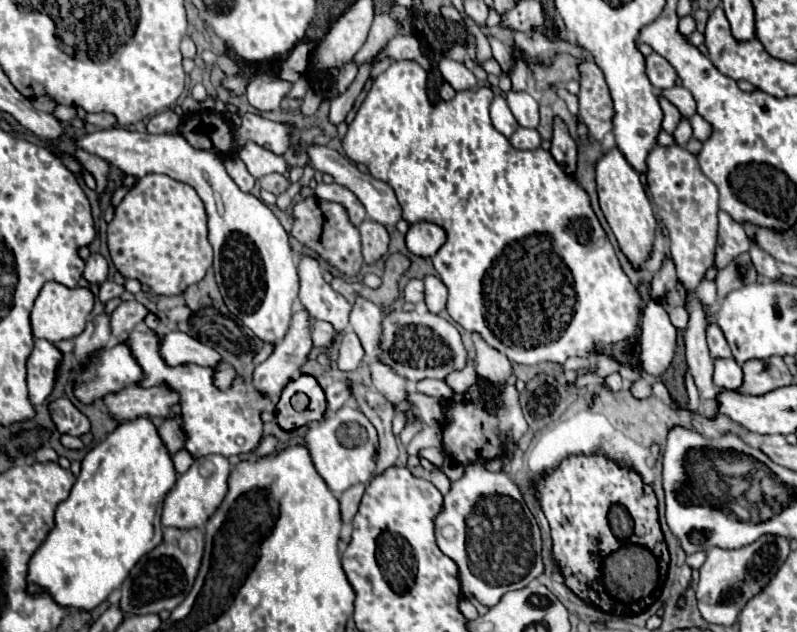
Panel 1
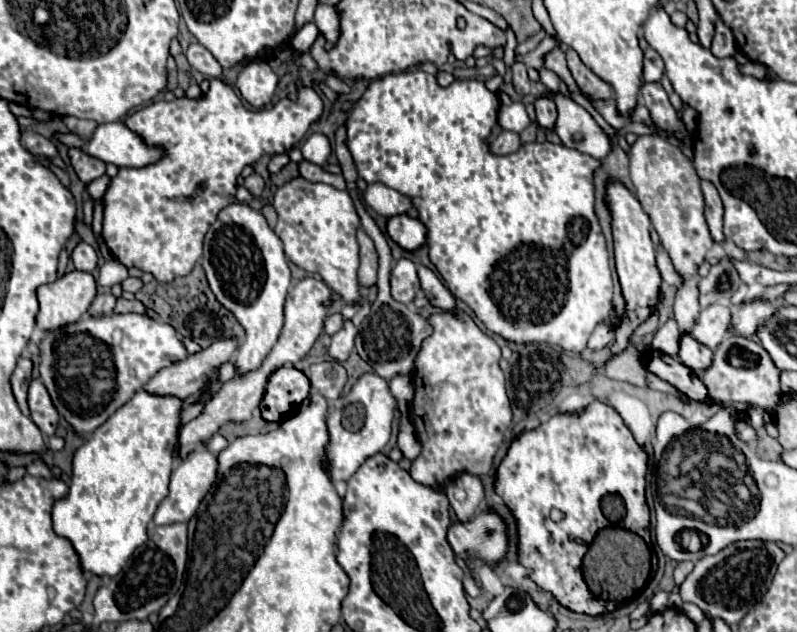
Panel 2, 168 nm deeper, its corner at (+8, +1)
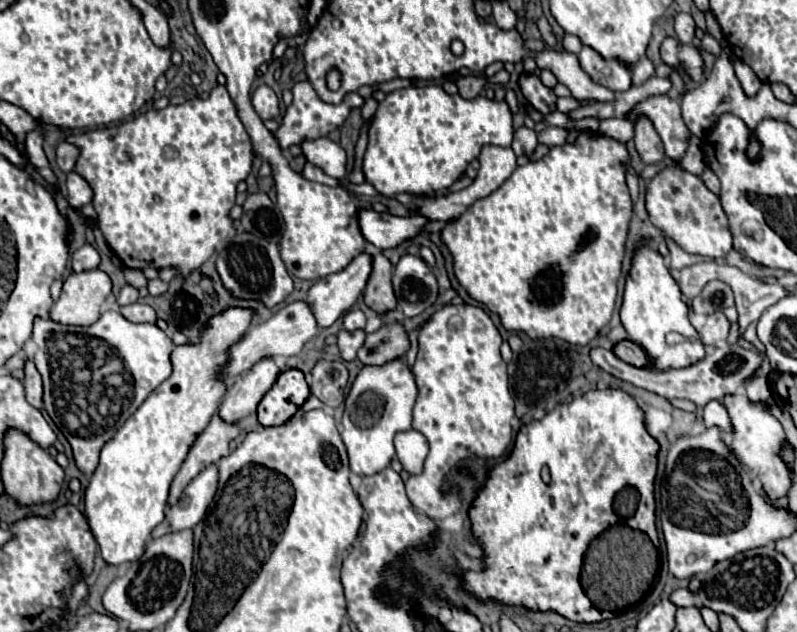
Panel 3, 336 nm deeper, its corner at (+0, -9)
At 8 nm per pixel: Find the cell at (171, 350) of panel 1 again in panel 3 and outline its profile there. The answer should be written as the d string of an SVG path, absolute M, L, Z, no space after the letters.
M104 311L100 319L90 327L76 327L76 325L62 325L50 321L50 317L36 317L32 341L36 343L34 363L38 373L42 375L44 383L44 407L56 427L64 433L68 443L72 445L76 467L86 475L92 477L100 449L106 441L114 437L114 433L124 425L124 421L140 407L140 403L172 373L170 351L172 339L152 323L132 323L124 319L118 311Z

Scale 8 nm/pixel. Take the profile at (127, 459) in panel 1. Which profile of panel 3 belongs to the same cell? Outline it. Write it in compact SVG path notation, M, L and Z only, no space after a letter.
M228 307L202 325L196 343L176 345L170 355L172 375L102 447L100 463L86 489L86 519L106 563L122 565L140 559L152 529L164 521L170 483L226 393L220 375L230 361L230 345L246 335L252 319L252 309Z

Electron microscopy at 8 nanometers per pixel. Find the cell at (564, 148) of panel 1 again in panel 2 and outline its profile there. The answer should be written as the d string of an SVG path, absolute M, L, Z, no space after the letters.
M540 97L536 101L536 119L542 129L554 129L556 123L556 105L552 99Z

